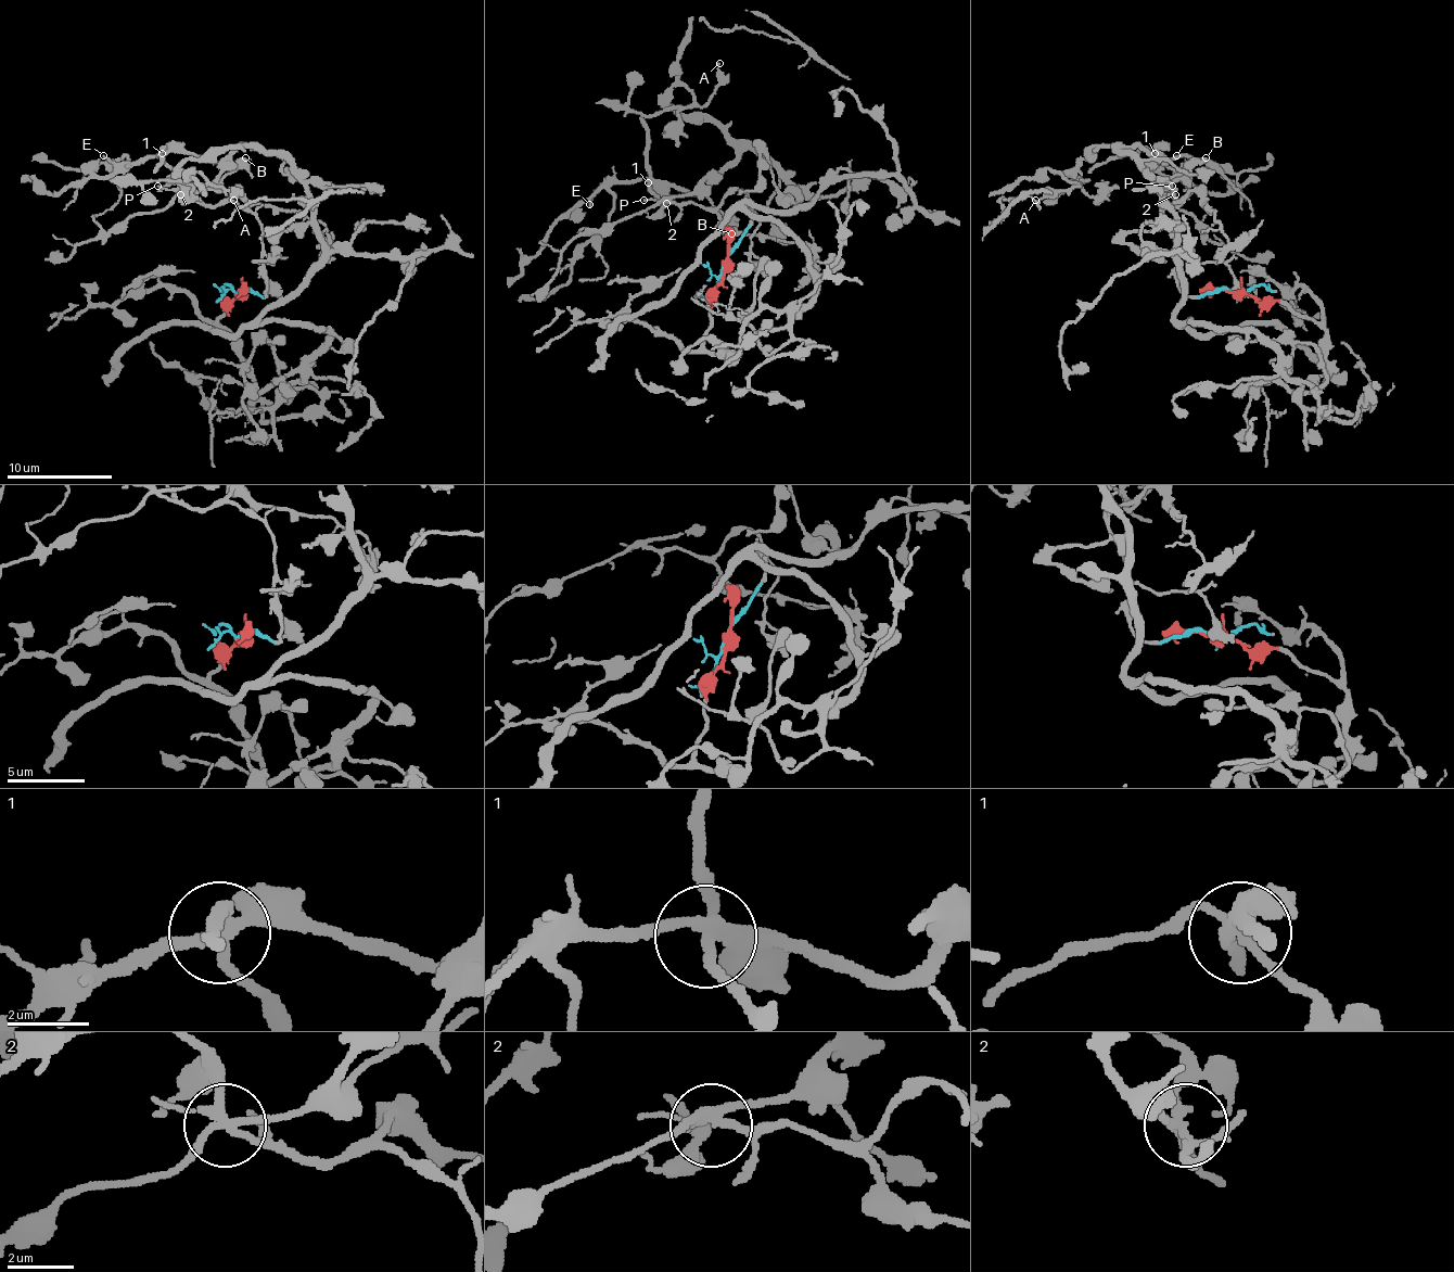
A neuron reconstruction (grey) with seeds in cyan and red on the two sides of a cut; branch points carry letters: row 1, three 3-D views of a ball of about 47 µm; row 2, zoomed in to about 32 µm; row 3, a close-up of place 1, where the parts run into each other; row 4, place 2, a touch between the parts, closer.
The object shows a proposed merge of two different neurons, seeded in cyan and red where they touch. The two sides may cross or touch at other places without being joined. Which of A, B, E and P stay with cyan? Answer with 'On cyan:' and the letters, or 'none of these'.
On cyan: P

